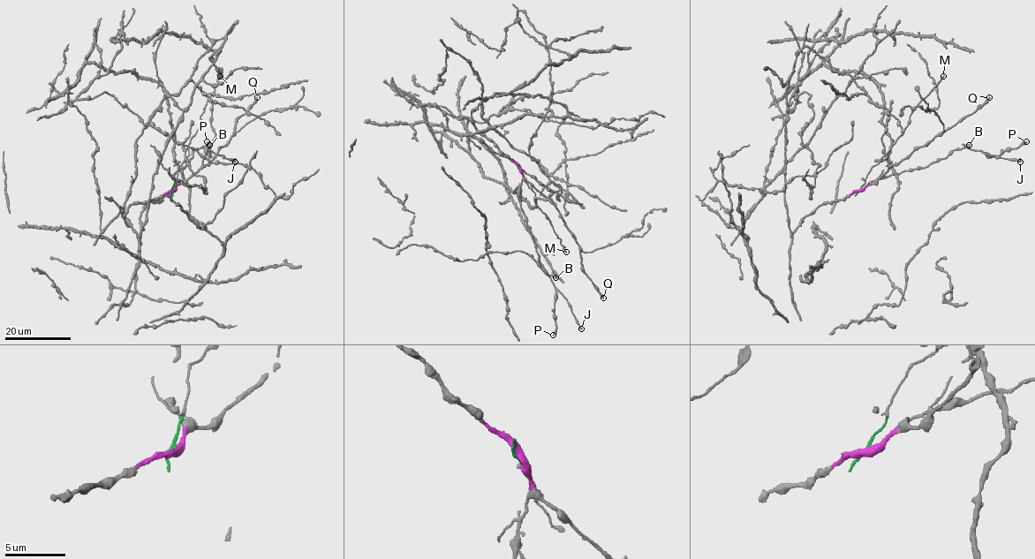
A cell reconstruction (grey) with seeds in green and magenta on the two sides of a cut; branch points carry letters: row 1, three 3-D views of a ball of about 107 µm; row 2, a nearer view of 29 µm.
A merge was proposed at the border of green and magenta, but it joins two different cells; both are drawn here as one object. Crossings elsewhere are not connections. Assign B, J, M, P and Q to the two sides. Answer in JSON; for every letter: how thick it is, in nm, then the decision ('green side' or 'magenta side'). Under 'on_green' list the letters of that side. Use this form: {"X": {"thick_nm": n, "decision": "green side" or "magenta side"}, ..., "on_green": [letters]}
{"B": {"thick_nm": 550, "decision": "magenta side"}, "J": {"thick_nm": 480, "decision": "magenta side"}, "M": {"thick_nm": 170, "decision": "green side"}, "P": {"thick_nm": 280, "decision": "magenta side"}, "Q": {"thick_nm": 240, "decision": "magenta side"}, "on_green": ["M"]}

